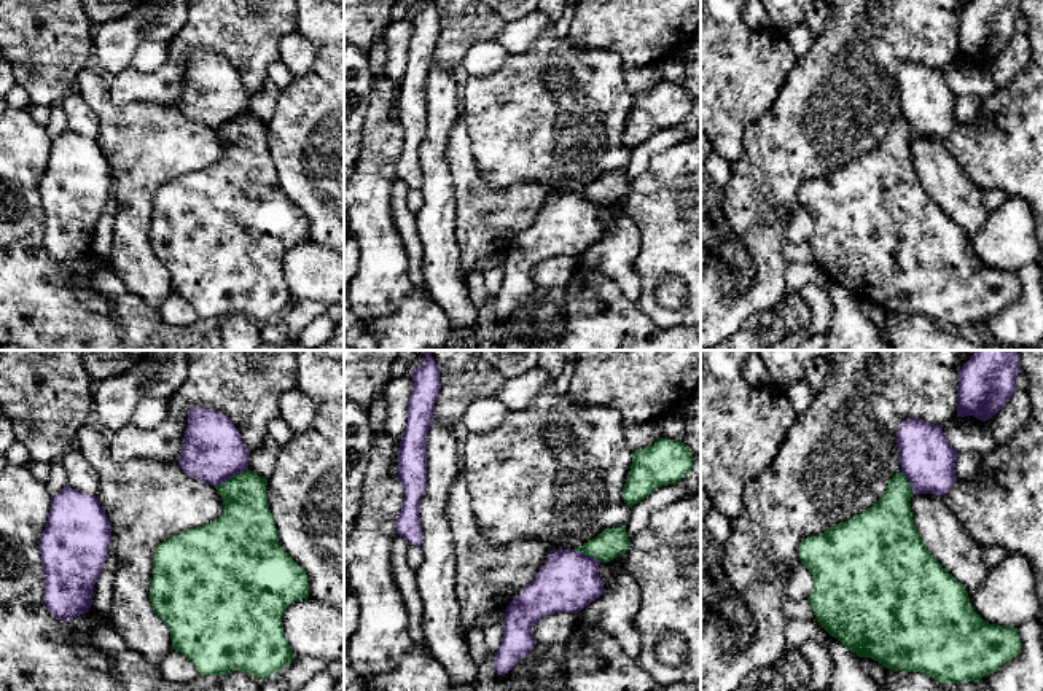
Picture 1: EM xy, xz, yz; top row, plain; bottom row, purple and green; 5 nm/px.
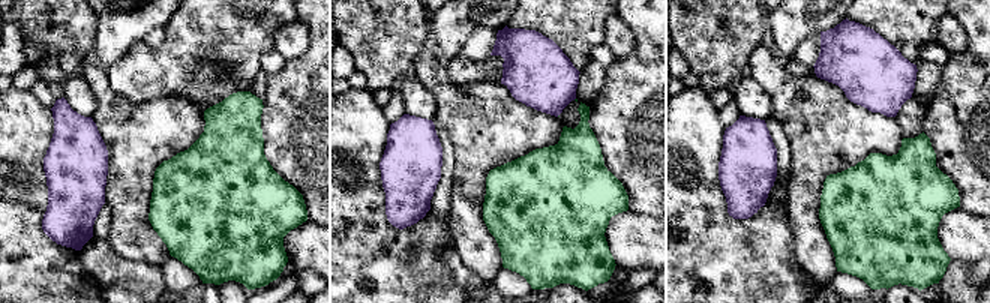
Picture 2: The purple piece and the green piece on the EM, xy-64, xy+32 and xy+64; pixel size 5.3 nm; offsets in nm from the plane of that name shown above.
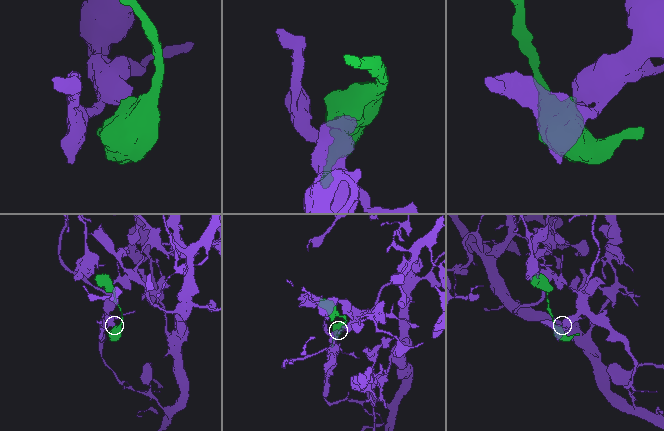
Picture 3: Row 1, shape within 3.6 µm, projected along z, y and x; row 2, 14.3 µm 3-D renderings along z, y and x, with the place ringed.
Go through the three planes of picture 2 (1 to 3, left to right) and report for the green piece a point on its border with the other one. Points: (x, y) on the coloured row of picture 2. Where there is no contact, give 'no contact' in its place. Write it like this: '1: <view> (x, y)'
1: no contact
2: no contact
3: no contact

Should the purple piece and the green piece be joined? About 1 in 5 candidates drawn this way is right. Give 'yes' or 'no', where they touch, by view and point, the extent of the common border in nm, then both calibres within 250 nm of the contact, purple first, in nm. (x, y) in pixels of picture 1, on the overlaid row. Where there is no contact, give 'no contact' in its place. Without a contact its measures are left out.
no; contact xy (230, 476); length 200 nm; calibres 300 and 260 nm

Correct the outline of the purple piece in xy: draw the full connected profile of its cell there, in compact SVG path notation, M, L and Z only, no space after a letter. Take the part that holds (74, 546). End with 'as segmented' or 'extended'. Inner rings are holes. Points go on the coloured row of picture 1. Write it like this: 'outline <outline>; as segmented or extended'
outline M65 486L51 497L38 549L45 570L45 605L54 618L70 621L89 611L110 540L110 521L96 495Z; as segmented

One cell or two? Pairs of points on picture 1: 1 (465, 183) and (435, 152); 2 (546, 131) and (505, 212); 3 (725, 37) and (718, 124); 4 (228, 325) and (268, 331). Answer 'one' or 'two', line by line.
1: two
2: two
3: one
4: two

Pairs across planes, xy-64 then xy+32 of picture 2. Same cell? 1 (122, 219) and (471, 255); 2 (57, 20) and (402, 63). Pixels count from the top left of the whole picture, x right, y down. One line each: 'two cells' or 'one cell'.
1: one cell
2: one cell

